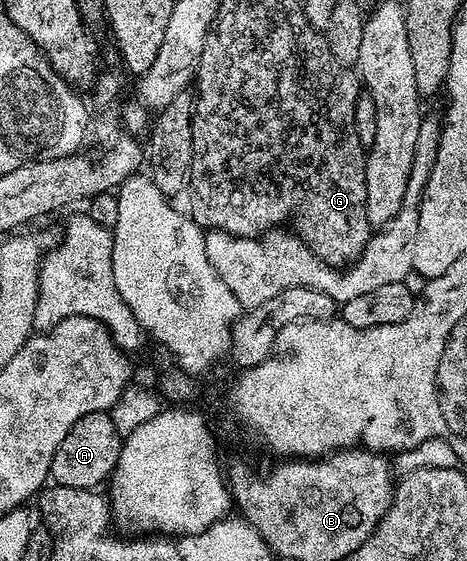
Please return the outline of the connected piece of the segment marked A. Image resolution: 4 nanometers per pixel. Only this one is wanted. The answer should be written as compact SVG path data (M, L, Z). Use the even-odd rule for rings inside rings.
M109 412L84 414L64 434L64 442L56 446L56 454L50 463L50 480L60 488L97 489L97 484L105 485L118 461L118 451L122 448L123 437L118 432Z

